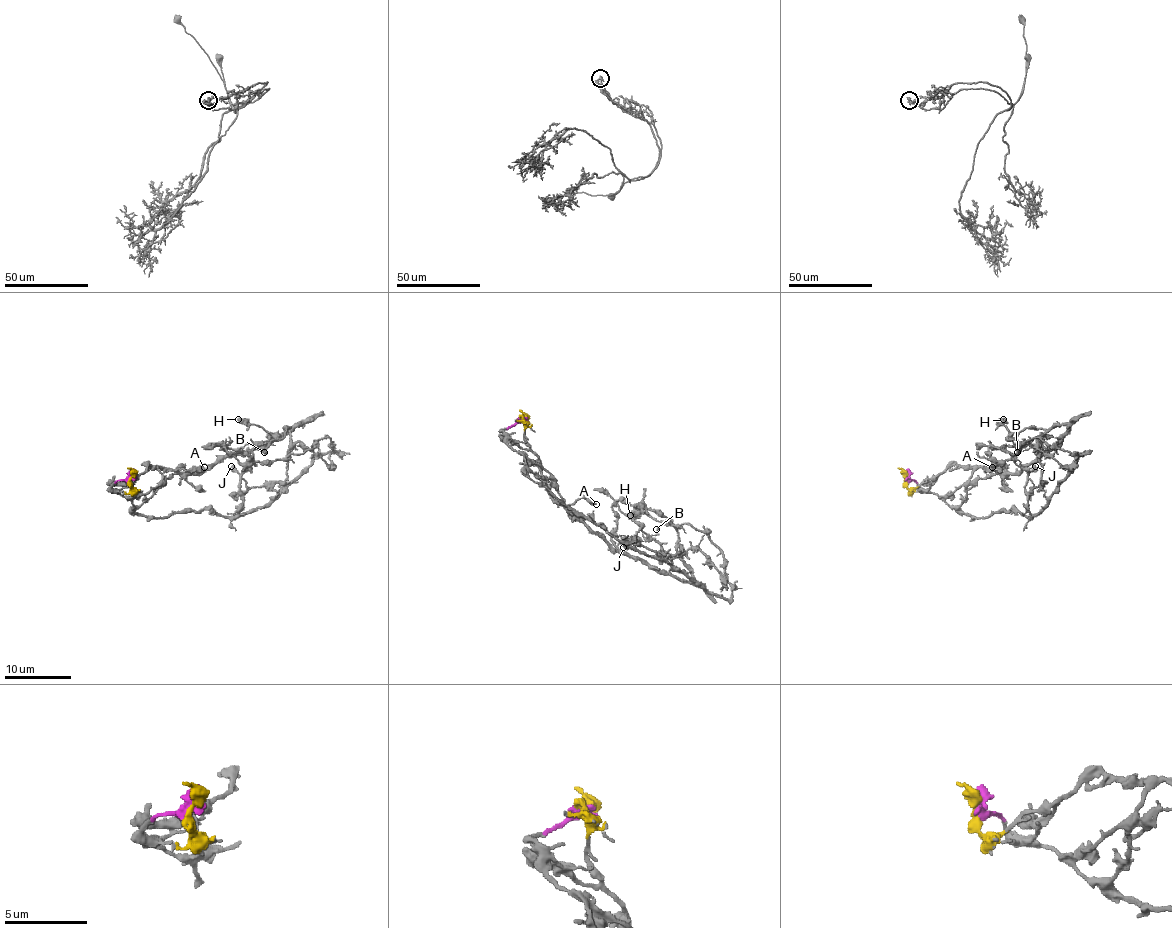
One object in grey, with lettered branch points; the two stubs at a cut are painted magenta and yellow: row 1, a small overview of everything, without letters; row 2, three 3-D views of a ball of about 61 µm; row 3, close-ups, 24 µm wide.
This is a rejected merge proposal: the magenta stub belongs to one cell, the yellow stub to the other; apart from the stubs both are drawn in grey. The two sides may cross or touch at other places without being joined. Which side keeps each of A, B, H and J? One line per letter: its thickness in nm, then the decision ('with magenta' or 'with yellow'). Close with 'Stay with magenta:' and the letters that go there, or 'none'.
A: 400 nm thick; with yellow
B: 180 nm thick; with yellow
H: 400 nm thick; with yellow
J: 440 nm thick; with magenta
Stay with magenta: J

